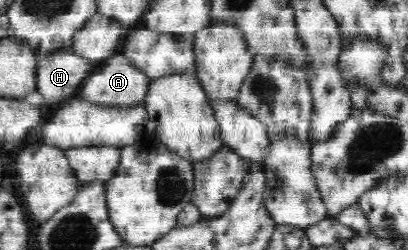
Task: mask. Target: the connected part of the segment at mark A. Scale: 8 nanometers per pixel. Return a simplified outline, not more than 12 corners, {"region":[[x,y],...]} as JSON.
{"region":[[123,54],[83,84],[105,106],[144,102],[151,78]]}

